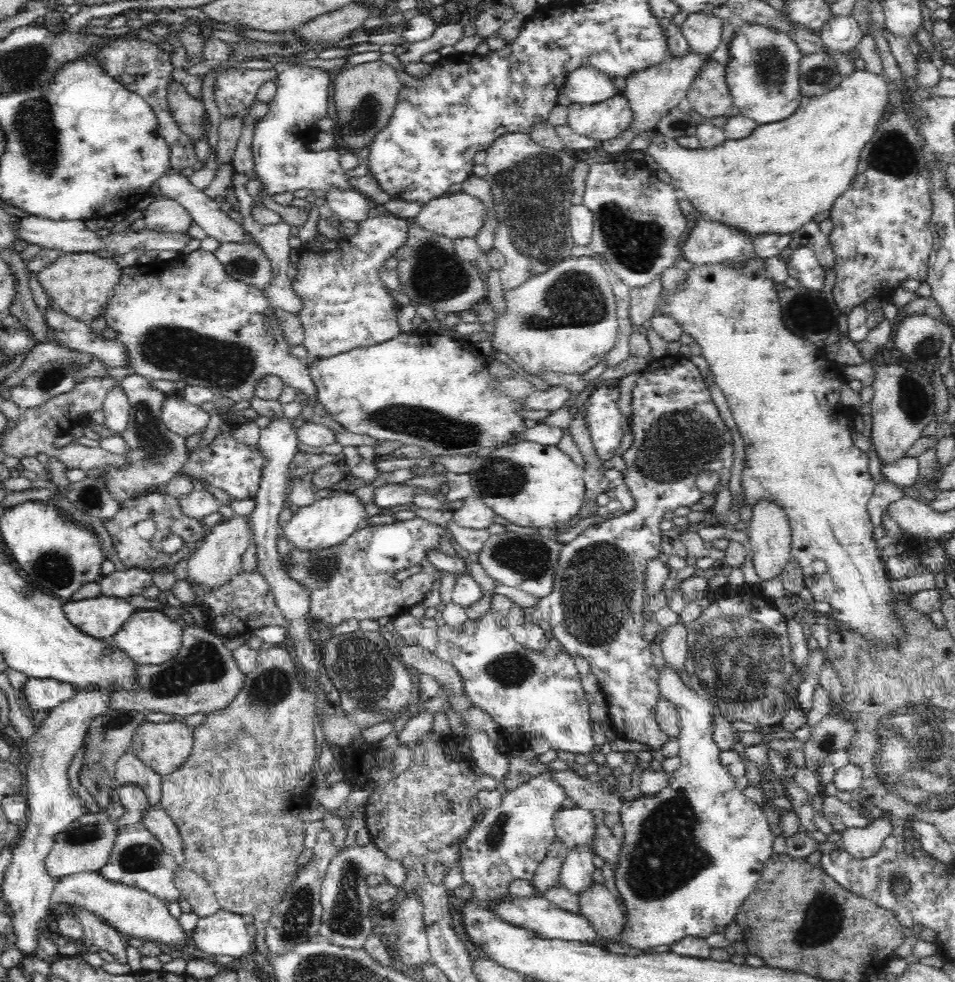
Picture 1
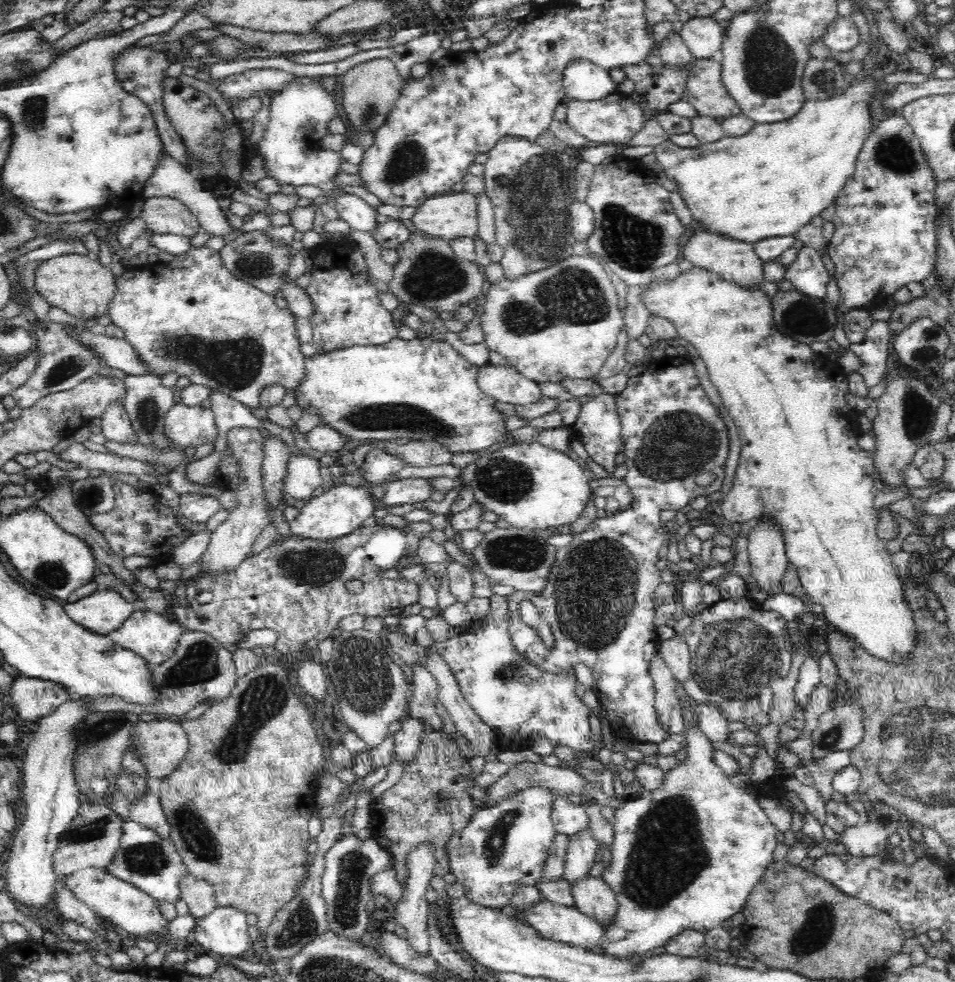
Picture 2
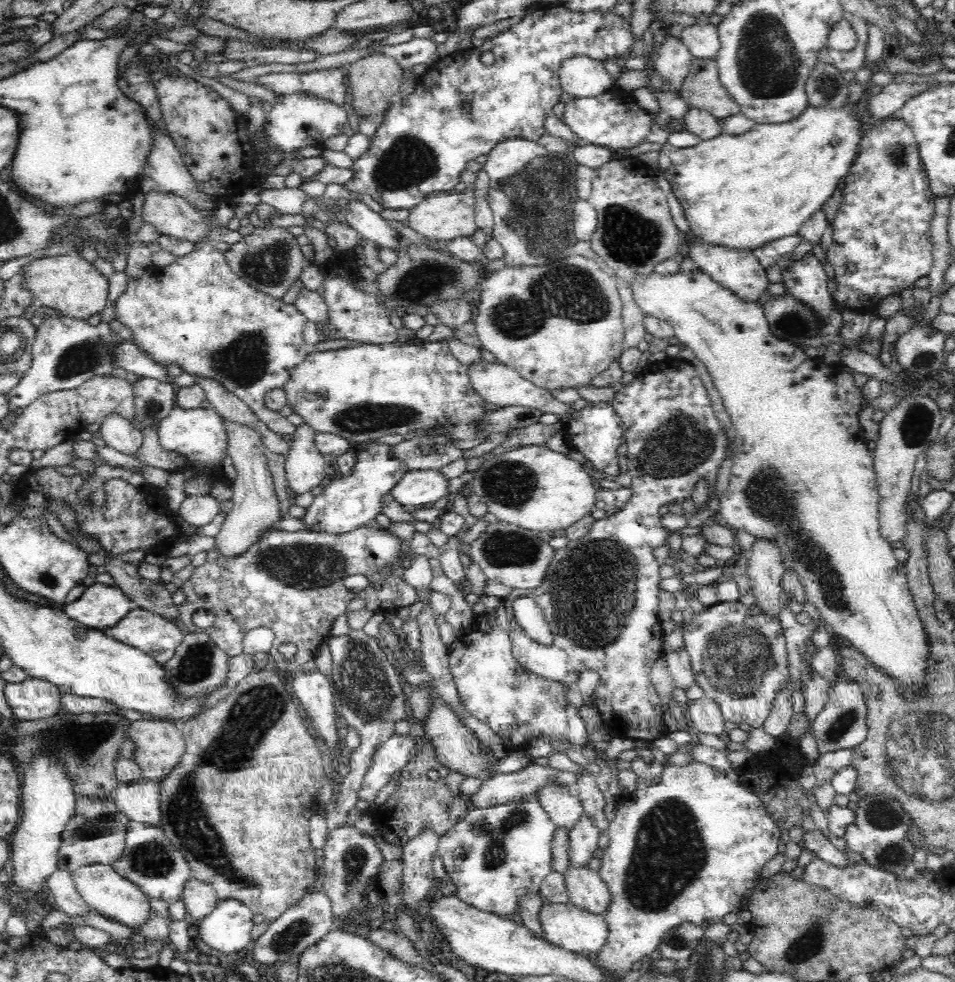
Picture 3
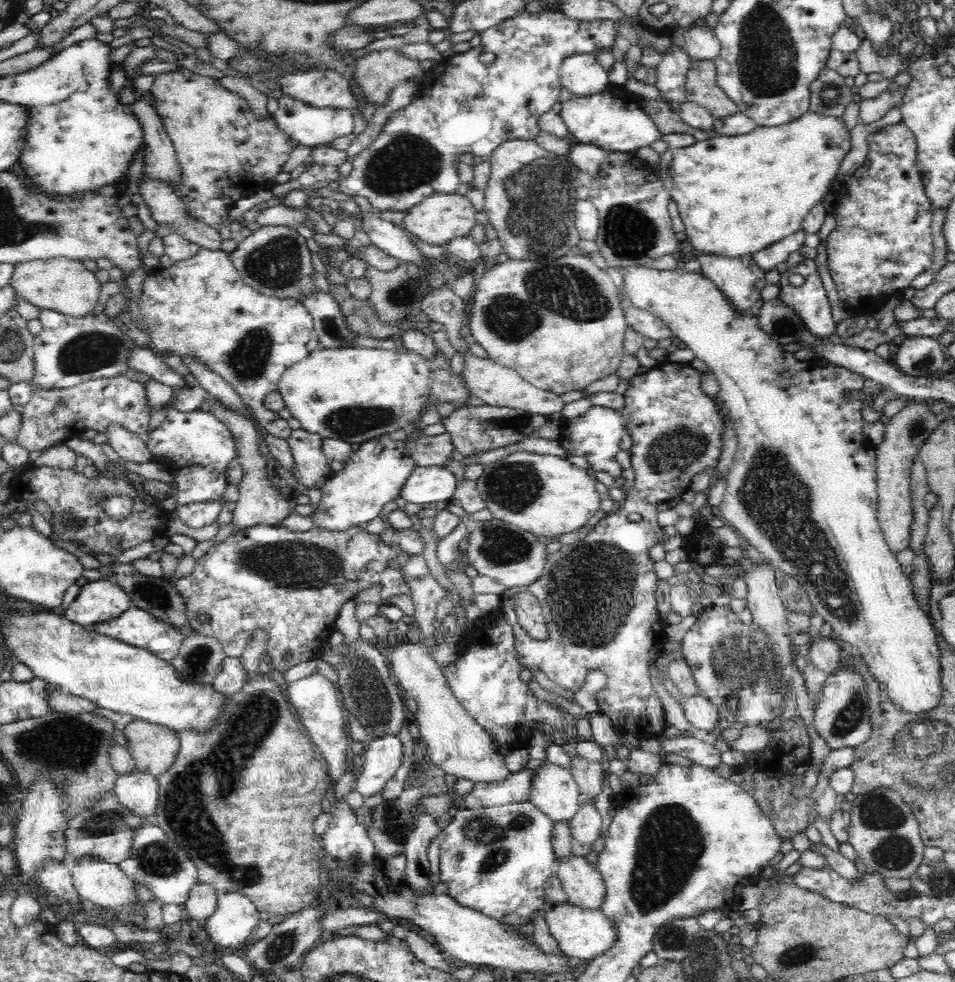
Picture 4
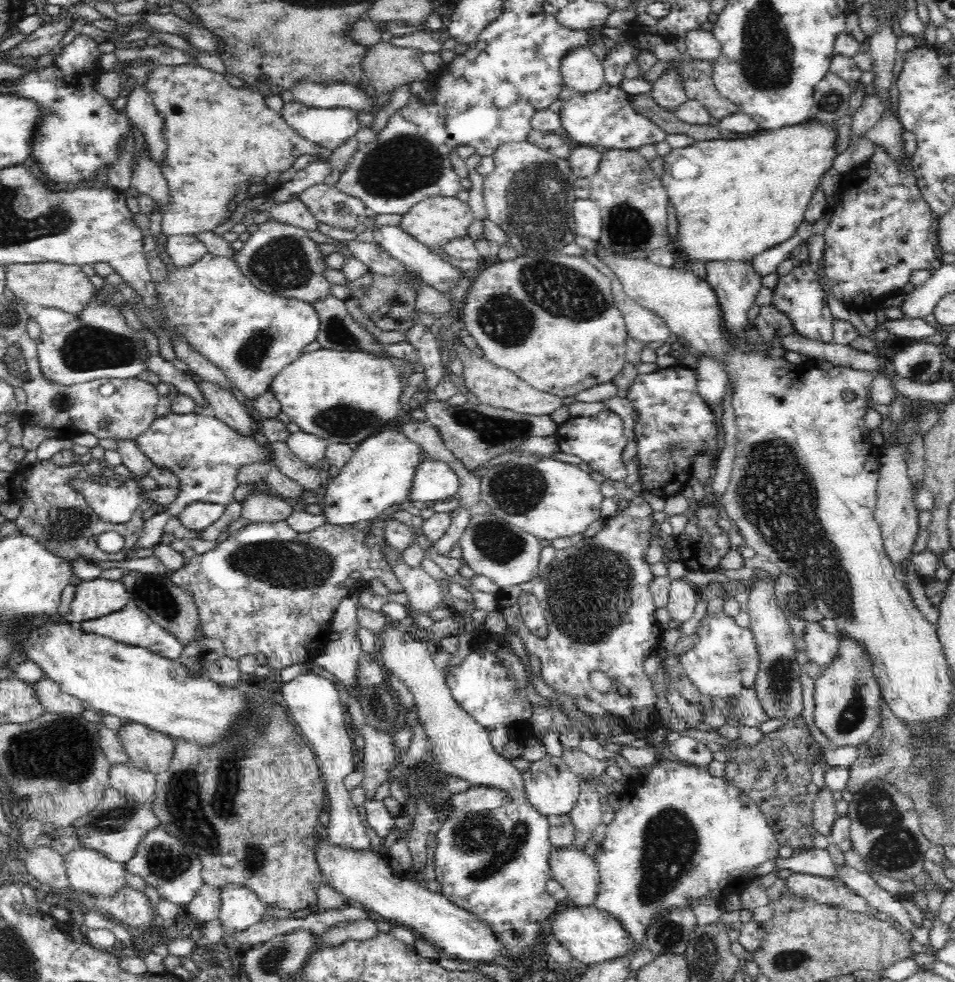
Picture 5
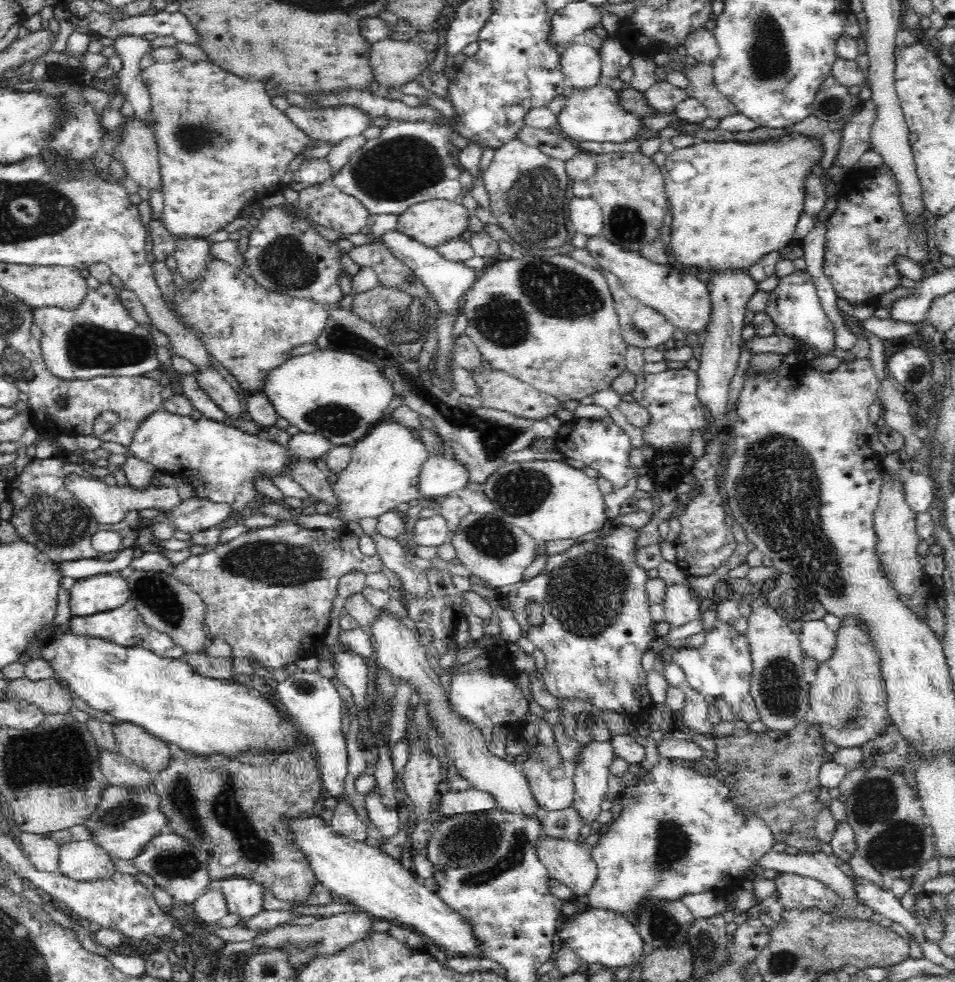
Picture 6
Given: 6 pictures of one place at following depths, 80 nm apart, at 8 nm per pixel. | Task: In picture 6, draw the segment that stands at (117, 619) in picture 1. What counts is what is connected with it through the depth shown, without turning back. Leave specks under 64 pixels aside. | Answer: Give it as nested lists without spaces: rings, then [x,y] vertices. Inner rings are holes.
[[[119,572],[98,574],[78,579],[70,589],[69,607],[72,617],[89,617],[111,611],[131,598],[131,590]]]

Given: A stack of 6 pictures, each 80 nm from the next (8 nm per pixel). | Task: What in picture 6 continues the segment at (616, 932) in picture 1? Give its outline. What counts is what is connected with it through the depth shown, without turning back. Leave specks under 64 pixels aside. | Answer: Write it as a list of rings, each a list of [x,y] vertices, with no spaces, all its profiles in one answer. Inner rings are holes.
[[[541,838],[537,846],[542,865],[548,870],[550,879],[570,887],[573,898],[587,901],[590,889],[598,878],[597,865],[591,857],[589,848],[580,840]]]

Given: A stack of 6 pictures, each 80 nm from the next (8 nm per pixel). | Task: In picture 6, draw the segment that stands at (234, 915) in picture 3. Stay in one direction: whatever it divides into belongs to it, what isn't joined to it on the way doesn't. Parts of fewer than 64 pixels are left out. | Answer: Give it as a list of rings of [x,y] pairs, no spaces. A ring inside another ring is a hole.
[[[226,878],[218,883],[226,897],[227,913],[237,914],[239,922],[263,910],[263,890],[248,878]]]

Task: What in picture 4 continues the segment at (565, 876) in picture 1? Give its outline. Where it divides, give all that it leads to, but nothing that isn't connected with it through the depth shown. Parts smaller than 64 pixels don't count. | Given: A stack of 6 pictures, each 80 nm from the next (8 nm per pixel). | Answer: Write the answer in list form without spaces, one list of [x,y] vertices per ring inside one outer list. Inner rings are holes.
[[[581,802],[580,810],[569,820],[569,825],[572,833],[572,855],[588,856],[592,850],[592,844],[601,834],[600,812],[590,802]]]

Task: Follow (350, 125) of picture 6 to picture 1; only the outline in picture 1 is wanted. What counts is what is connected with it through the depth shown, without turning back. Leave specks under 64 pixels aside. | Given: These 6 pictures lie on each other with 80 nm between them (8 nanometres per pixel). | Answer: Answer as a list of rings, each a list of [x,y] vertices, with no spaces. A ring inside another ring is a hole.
[[[280,61],[272,66],[276,69],[274,82],[277,91],[275,97],[268,102],[268,113],[256,120],[251,147],[255,162],[254,179],[263,184],[260,193],[271,197],[280,192],[294,192],[300,188],[328,192],[337,186],[344,190],[352,189],[376,205],[368,194],[349,184],[348,176],[340,162],[341,153],[336,148],[318,152],[306,149],[309,139],[321,131],[316,126],[316,120],[329,116],[326,110],[330,106],[329,84],[332,74],[321,68]]]

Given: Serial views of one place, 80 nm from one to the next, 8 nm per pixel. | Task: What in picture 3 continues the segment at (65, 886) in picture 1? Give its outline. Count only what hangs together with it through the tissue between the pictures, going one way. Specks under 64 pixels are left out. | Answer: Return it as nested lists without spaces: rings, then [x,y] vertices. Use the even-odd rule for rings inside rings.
[[[110,865],[82,866],[71,874],[73,884],[79,892],[79,896],[94,911],[108,919],[114,919],[133,930],[138,930],[148,920],[150,914],[150,902],[147,894],[138,885],[134,885],[126,878],[115,873]]]

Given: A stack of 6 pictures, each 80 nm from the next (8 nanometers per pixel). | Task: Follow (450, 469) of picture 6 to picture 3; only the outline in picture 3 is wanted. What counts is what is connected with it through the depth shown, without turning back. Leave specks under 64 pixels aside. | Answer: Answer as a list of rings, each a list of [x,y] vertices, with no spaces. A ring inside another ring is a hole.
[[[409,469],[389,493],[394,501],[417,509],[430,502],[444,504],[451,499],[448,480],[440,469]]]

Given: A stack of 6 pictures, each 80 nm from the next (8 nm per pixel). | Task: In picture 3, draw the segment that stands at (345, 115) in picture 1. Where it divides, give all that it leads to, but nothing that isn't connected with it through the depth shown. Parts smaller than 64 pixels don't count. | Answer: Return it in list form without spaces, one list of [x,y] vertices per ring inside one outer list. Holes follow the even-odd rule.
[[[372,53],[348,64],[348,82],[350,82],[350,100],[356,116],[372,116],[386,112],[394,102],[398,89],[401,88],[402,69],[396,59],[386,54]]]

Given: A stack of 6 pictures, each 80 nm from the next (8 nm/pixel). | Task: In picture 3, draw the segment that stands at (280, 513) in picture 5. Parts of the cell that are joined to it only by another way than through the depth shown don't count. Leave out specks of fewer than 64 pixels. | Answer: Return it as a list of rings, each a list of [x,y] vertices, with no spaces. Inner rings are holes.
[[[230,421],[225,422],[225,430],[227,455],[232,457],[237,474],[234,482],[231,482],[233,507],[226,515],[220,533],[214,537],[216,538],[214,547],[229,559],[241,555],[262,536],[262,532],[280,520],[280,500],[274,491],[274,482],[265,457],[267,448],[259,432]]]

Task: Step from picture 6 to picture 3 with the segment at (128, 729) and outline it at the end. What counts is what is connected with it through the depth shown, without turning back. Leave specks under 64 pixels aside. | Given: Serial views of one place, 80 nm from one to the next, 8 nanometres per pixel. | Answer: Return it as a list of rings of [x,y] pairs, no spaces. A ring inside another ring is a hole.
[[[143,718],[131,722],[129,738],[135,745],[134,761],[142,770],[142,775],[151,781],[159,781],[166,777],[178,765],[182,754],[186,752],[185,738],[180,724]]]

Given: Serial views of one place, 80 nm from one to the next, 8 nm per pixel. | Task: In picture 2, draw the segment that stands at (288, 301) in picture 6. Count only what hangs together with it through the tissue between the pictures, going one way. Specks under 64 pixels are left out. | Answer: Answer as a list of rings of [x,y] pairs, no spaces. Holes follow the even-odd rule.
[[[205,245],[192,247],[188,253],[176,255],[170,264],[160,264],[158,262],[158,264],[154,264],[154,268],[152,268],[152,264],[146,264],[144,270],[126,268],[125,272],[117,278],[116,283],[116,294],[114,294],[110,302],[107,314],[112,319],[111,324],[120,327],[124,331],[124,340],[128,341],[132,345],[134,352],[138,353],[138,358],[142,361],[142,364],[146,365],[148,374],[161,378],[164,374],[174,371],[178,376],[188,376],[188,379],[192,380],[192,384],[206,386],[209,390],[218,390],[226,394],[227,397],[234,398],[235,401],[258,413],[262,419],[267,418],[260,408],[260,394],[264,387],[278,384],[282,385],[286,390],[293,390],[298,386],[302,386],[302,382],[306,378],[304,370],[305,357],[300,351],[301,343],[298,341],[296,332],[295,320],[297,317],[288,308],[284,308],[284,310],[278,308],[275,298],[270,294],[266,294],[262,290],[235,278],[234,274],[227,270],[227,266],[220,257],[219,252],[214,252],[214,250]]]

